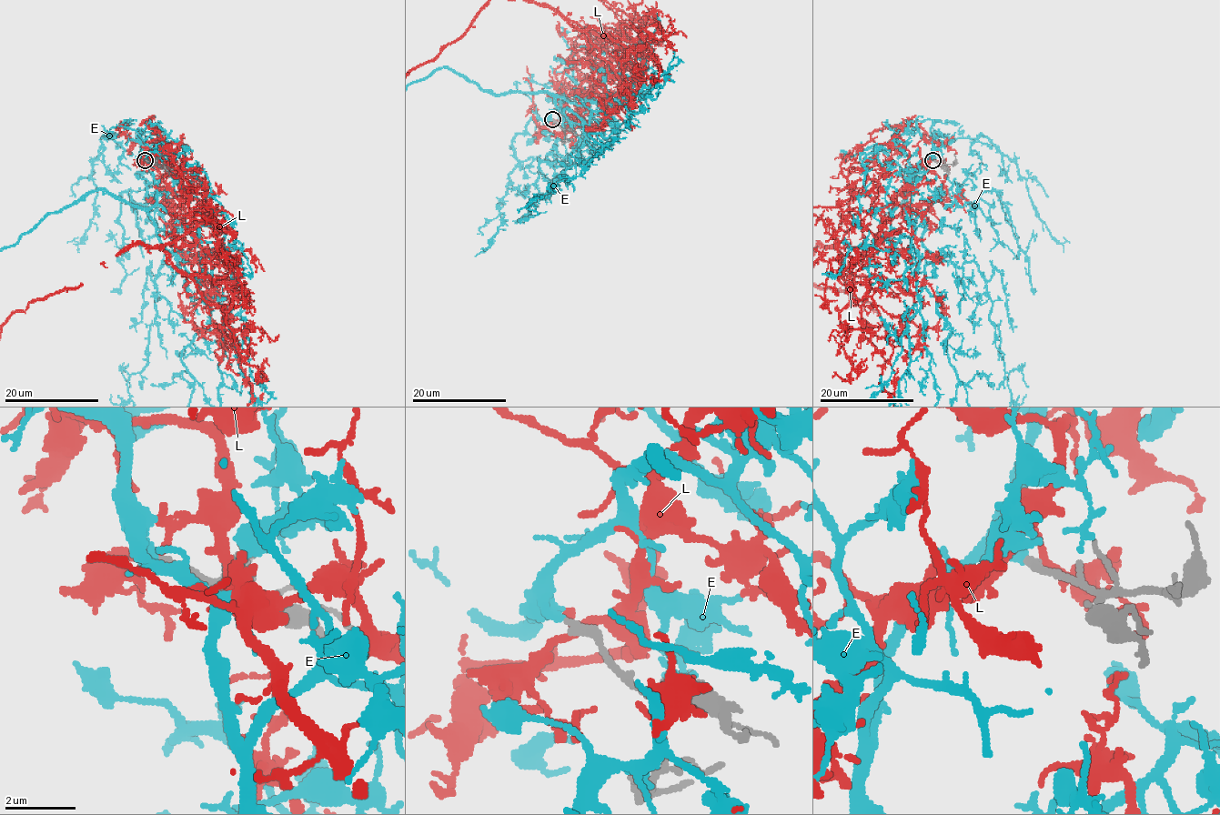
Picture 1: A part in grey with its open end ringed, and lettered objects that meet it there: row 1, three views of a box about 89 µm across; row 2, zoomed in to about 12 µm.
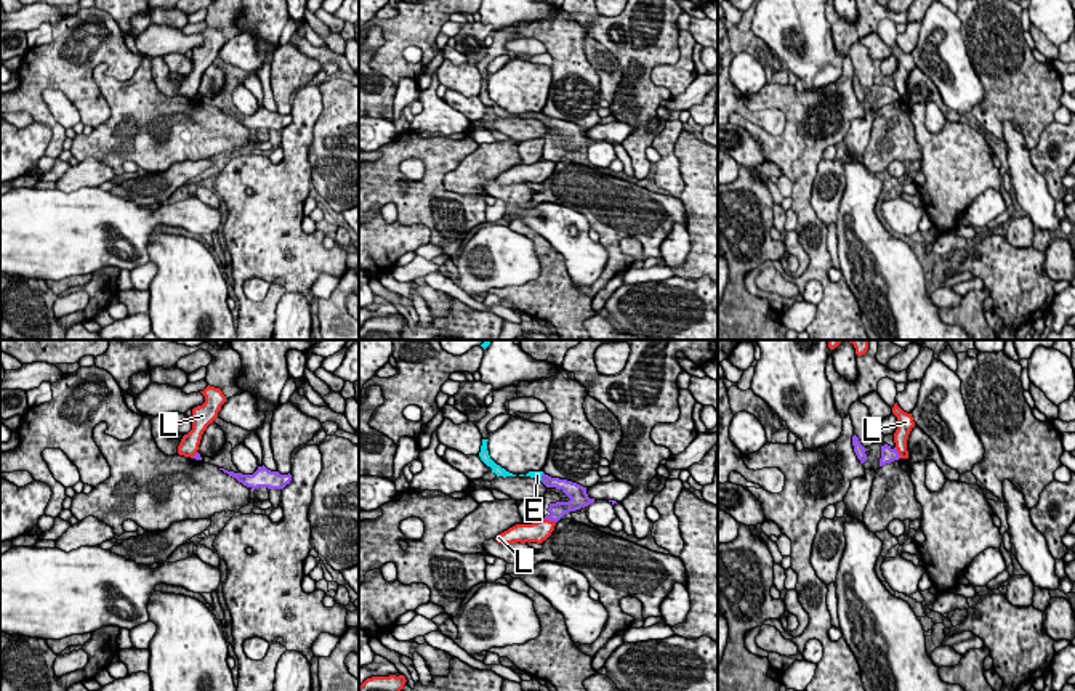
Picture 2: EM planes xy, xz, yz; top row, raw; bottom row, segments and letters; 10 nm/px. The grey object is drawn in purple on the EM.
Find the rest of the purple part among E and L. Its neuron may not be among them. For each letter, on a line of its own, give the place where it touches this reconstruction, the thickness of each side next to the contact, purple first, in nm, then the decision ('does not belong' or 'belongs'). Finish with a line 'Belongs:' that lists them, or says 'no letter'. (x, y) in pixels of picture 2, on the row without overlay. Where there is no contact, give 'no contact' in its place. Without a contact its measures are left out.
E: xz (542, 117) | 120/70 nm | belongs
L: xz (550, 161) | 160/200 nm | does not belong
Belongs: E

